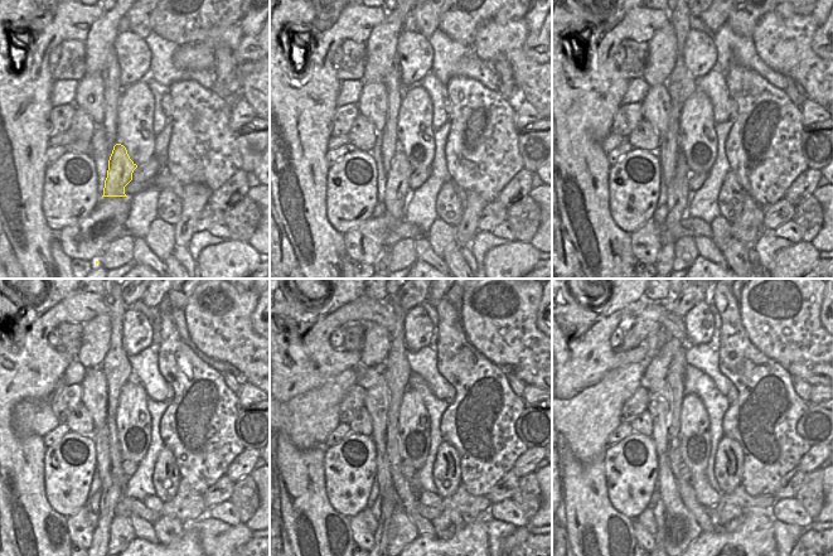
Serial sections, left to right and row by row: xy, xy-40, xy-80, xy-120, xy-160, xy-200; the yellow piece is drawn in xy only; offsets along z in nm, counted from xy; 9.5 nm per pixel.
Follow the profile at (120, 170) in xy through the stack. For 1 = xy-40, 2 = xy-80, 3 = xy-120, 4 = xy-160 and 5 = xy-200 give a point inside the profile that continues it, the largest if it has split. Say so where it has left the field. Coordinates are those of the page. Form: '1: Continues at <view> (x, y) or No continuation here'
1: Continues at xy-40 (397, 188)
2: Continues at xy-80 (678, 194)
3: Continues at xy-120 (111, 493)
4: Continues at xy-160 (391, 501)
5: Continues at xy-200 (659, 535).

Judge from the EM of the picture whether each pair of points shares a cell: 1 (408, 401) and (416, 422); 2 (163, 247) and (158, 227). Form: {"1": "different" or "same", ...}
{"1": "same", "2": "same"}

